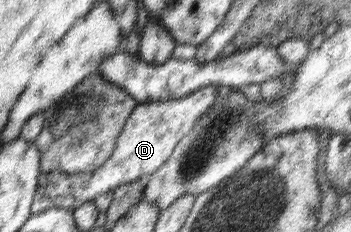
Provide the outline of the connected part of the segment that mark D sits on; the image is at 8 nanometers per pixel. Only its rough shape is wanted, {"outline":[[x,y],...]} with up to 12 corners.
{"outline":[[216,85],[139,103],[92,172],[41,173],[31,214],[74,210],[150,176]]}

